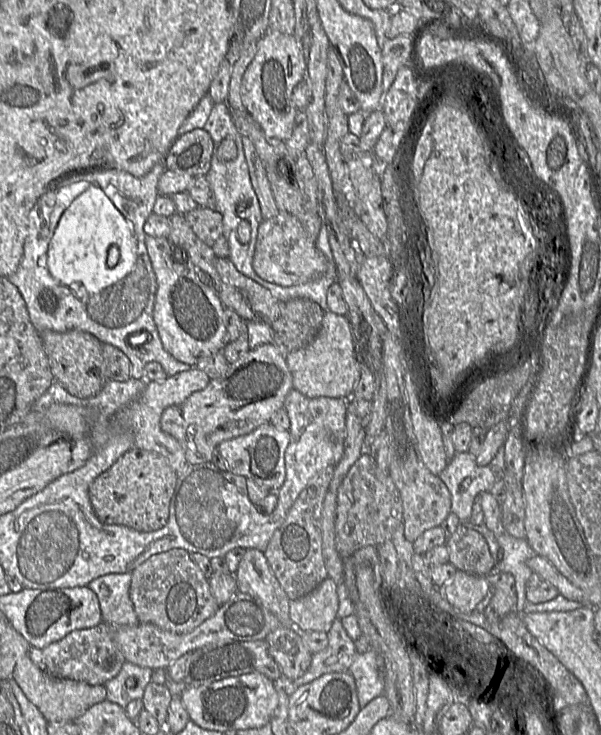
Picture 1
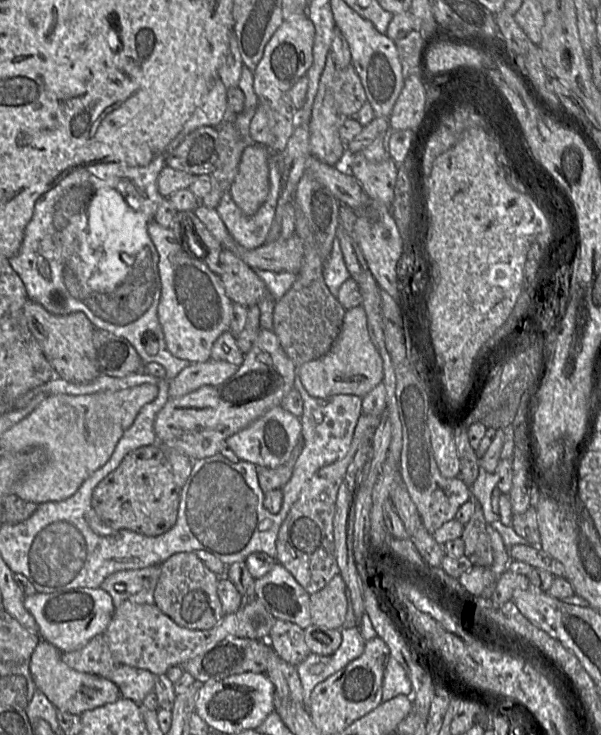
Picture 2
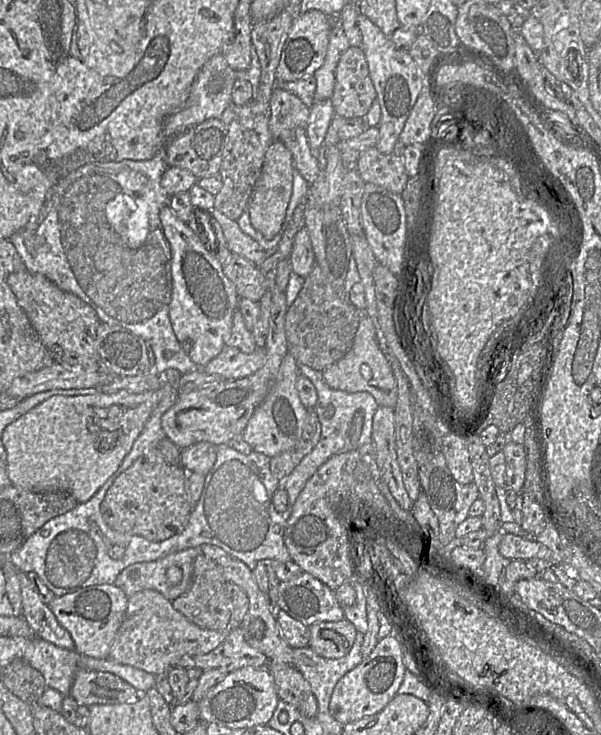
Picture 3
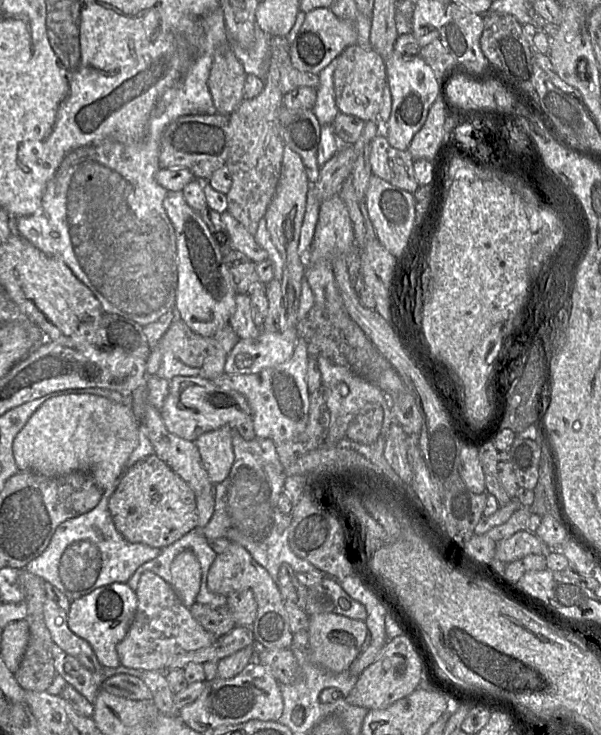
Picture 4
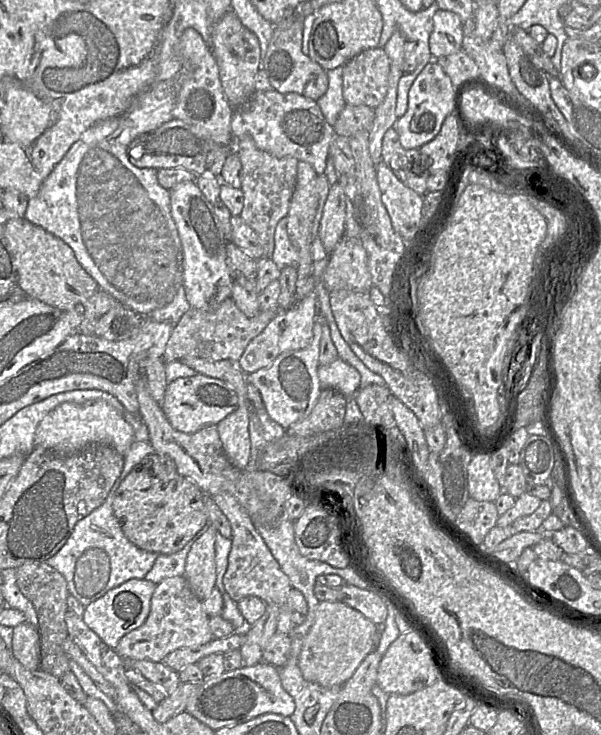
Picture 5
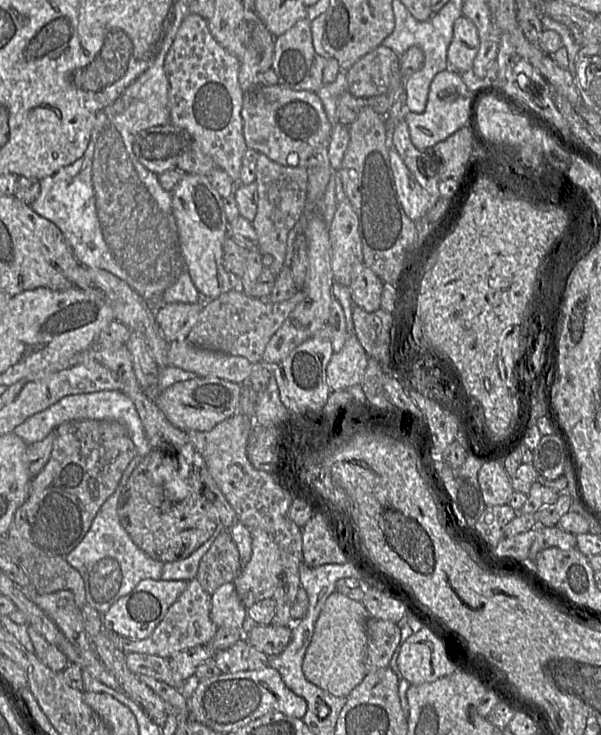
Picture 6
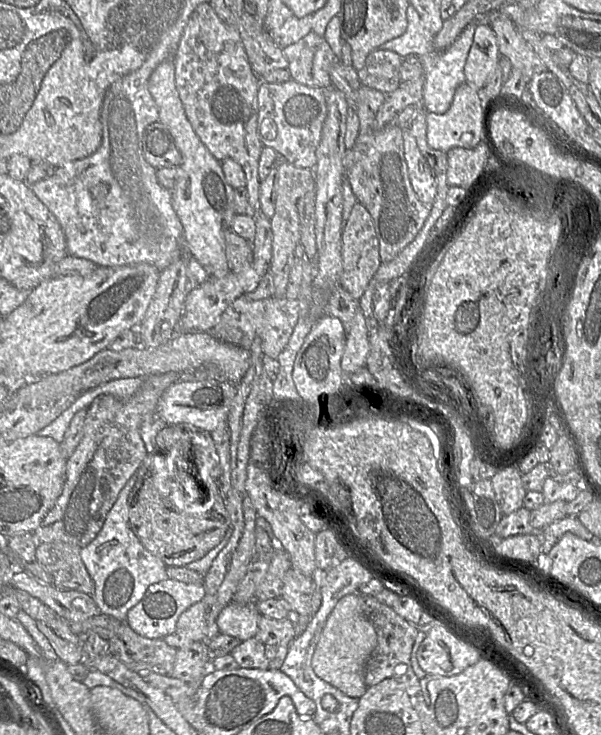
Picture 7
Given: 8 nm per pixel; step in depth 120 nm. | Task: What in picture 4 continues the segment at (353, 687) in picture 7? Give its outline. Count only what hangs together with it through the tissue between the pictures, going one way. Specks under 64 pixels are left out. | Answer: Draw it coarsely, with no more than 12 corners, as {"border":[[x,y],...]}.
{"border":[[335,613],[311,616],[311,661],[333,672],[362,652],[363,620]]}

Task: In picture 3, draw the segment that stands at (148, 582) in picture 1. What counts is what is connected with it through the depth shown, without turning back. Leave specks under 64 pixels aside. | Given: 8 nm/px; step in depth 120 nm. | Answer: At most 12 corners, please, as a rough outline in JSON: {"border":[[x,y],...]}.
{"border":[[200,554],[172,600],[202,629],[229,630],[222,566]]}

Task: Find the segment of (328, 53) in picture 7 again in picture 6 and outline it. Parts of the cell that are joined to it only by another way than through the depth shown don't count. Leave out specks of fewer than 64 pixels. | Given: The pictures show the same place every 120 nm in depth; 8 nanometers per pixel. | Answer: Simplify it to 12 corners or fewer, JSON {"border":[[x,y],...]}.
{"border":[[308,17],[275,37],[279,84],[317,92],[327,58],[314,50]]}

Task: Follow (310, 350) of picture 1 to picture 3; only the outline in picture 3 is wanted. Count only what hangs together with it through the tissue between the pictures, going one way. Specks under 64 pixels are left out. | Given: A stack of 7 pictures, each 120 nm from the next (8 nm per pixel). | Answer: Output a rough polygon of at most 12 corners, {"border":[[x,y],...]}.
{"border":[[362,315],[351,349],[322,370],[333,389],[394,408],[398,386]]}

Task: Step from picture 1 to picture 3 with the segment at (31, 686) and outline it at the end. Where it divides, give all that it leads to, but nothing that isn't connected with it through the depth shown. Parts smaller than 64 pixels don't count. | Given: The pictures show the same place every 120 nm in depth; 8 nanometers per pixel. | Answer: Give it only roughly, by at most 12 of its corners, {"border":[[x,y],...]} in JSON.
{"border":[[76,673],[68,695],[88,708],[142,696],[114,674]]}

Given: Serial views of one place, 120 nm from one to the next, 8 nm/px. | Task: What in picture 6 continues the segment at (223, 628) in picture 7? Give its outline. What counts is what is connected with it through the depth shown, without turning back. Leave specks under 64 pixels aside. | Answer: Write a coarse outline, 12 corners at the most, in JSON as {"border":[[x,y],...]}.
{"border":[[233,583],[211,595],[216,627],[241,630],[247,608]]}

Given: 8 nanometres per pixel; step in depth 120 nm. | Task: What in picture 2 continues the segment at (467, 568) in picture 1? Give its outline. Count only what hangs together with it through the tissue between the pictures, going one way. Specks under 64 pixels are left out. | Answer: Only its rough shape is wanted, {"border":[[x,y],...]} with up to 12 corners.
{"border":[[481,504],[460,537],[473,566],[490,567],[494,555]]}

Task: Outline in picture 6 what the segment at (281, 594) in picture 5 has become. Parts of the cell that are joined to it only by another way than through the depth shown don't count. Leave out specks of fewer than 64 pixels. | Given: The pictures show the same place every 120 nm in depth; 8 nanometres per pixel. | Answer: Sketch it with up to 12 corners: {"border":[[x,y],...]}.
{"border":[[249,529],[251,557],[233,584],[249,608],[273,598],[278,545]]}

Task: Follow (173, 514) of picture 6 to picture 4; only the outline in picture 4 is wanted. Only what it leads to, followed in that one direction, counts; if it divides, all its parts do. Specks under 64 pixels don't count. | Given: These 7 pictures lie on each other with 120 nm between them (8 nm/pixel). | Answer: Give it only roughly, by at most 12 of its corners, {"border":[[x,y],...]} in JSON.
{"border":[[155,454],[109,499],[129,542],[164,549],[197,527],[196,493]]}

